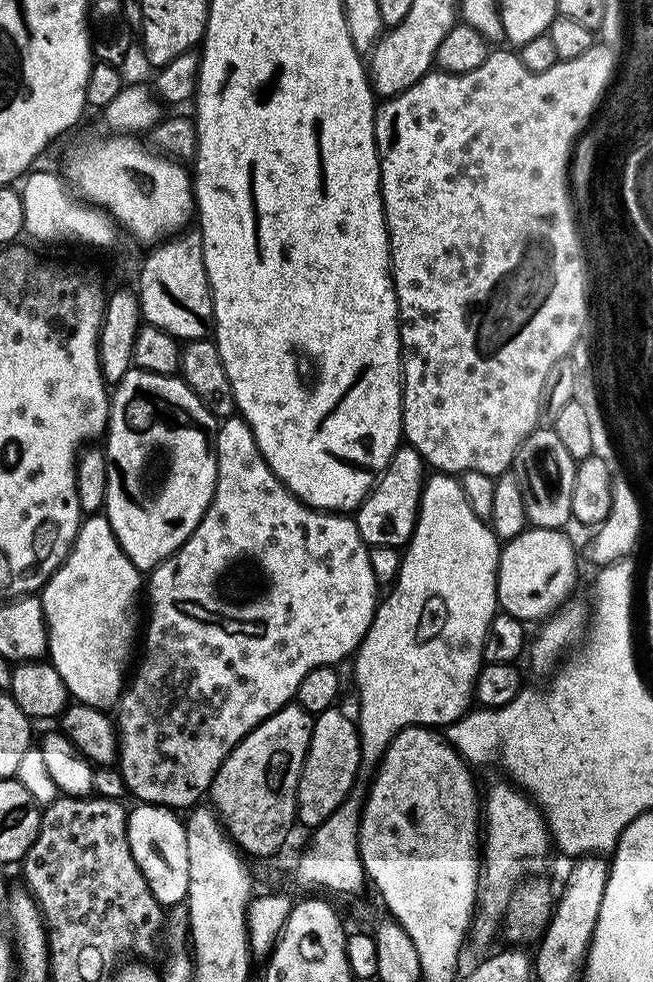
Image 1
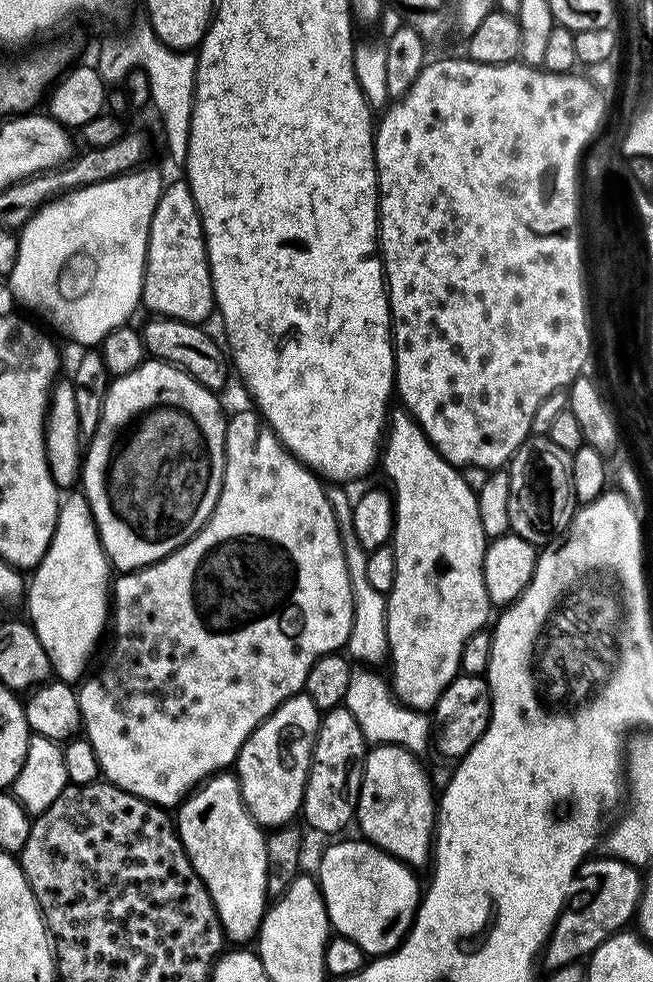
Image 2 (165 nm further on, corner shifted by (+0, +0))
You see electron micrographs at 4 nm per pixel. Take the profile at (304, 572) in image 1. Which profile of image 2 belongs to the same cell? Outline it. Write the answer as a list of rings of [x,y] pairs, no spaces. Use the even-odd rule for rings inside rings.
[[[255,411],[252,412],[240,412],[233,420],[231,417],[231,419],[227,421],[226,427],[228,433],[226,434],[226,442],[224,443],[224,485],[220,491],[218,502],[212,511],[212,517],[206,521],[204,527],[201,528],[196,535],[191,536],[182,547],[175,548],[173,552],[164,557],[164,559],[157,560],[154,564],[149,564],[147,568],[138,568],[135,572],[125,572],[117,575],[117,580],[115,577],[115,579],[111,581],[110,636],[112,632],[112,649],[109,650],[108,657],[104,660],[104,669],[102,669],[97,676],[90,677],[91,675],[89,675],[78,688],[82,732],[93,748],[103,779],[107,781],[107,783],[118,785],[122,790],[126,790],[138,798],[149,800],[151,804],[161,806],[169,806],[168,804],[173,804],[173,806],[179,805],[181,801],[185,799],[186,794],[191,793],[201,782],[209,779],[213,774],[220,774],[225,770],[231,769],[236,763],[236,756],[239,754],[241,746],[248,741],[250,733],[254,731],[279,704],[284,703],[285,700],[289,700],[291,696],[297,695],[297,693],[303,689],[306,678],[310,674],[310,666],[314,666],[314,662],[318,662],[318,658],[339,653],[341,649],[347,645],[348,634],[352,629],[352,586],[350,583],[350,575],[348,576],[348,564],[344,561],[344,544],[340,541],[340,524],[336,521],[336,512],[332,509],[332,504],[328,501],[328,496],[324,493],[323,486],[320,485],[320,483],[322,483],[321,477],[313,472],[312,469],[305,466],[305,464],[300,463],[300,461],[281,444],[280,439],[276,437],[276,433],[264,423],[263,419],[261,419]]]

